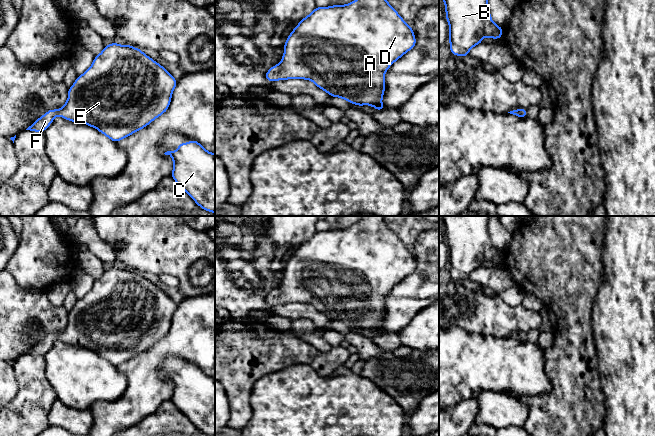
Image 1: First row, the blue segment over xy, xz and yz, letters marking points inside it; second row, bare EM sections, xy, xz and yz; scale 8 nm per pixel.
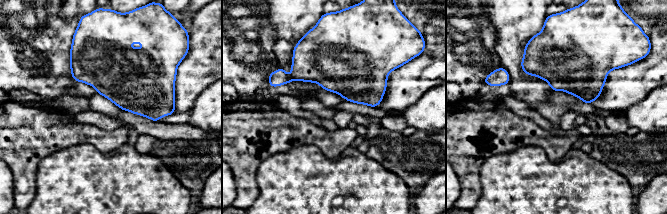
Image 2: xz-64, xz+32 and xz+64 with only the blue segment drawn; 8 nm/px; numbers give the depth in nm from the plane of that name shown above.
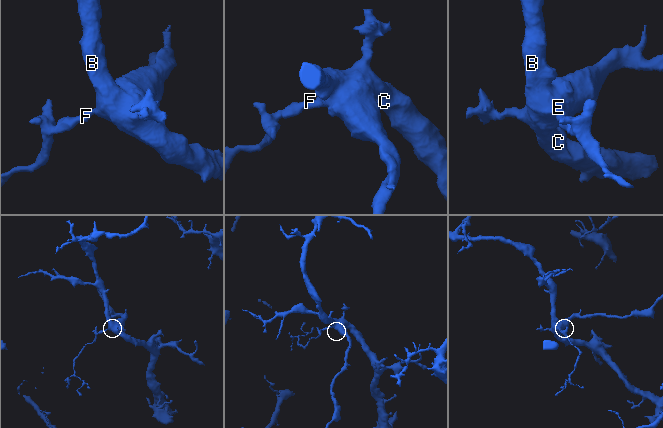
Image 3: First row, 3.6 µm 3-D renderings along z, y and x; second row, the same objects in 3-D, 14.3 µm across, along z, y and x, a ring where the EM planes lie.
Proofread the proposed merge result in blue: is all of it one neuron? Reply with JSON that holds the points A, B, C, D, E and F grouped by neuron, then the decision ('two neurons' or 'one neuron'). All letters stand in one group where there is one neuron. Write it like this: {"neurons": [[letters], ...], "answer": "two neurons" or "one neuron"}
{"neurons": [["A", "B", "C", "D", "E", "F"]], "answer": "one neuron"}

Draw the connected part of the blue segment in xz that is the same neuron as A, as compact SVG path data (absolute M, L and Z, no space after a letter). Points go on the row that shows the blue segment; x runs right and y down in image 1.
M354 0L345 5L316 7L292 30L284 44L284 54L279 64L265 74L270 82L288 79L312 81L331 97L339 97L357 106L369 105L385 109L382 98L385 92L385 72L390 66L416 45L409 26L387 0Z

